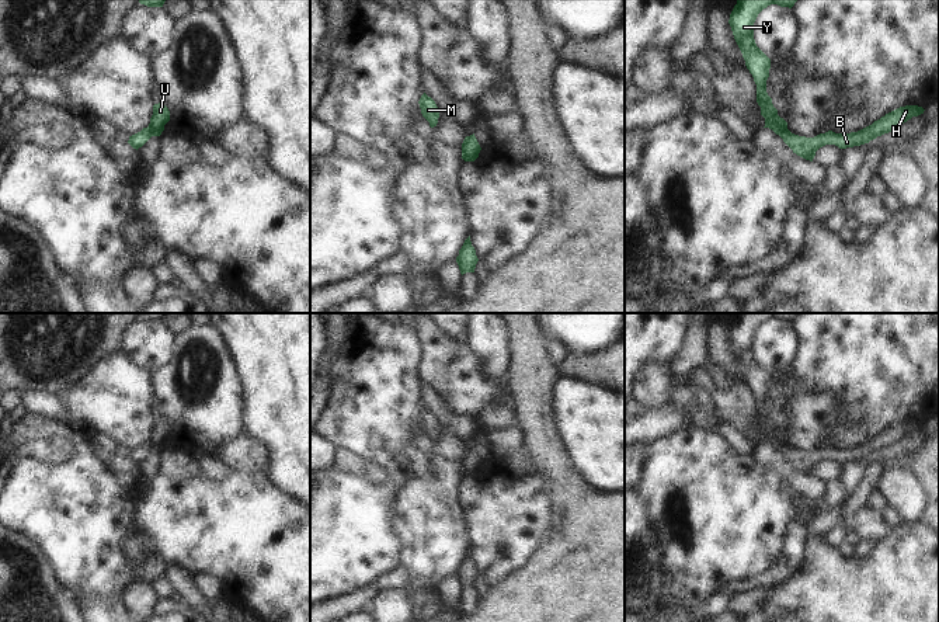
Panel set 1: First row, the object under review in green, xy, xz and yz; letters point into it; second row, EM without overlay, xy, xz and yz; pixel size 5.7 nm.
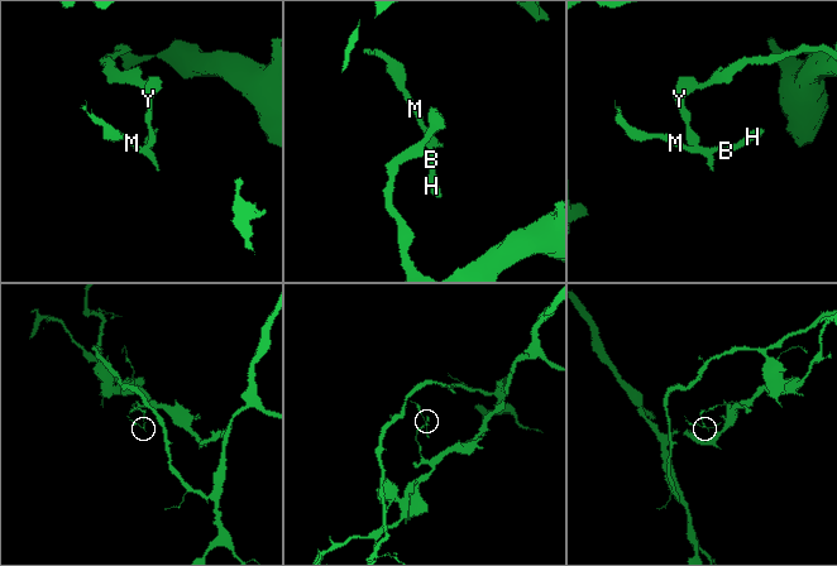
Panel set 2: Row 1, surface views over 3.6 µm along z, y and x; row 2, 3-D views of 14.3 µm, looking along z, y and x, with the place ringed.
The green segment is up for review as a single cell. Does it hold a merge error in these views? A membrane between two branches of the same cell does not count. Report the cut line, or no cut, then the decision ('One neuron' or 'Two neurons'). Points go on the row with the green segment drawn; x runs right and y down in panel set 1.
Split along yz (786, 127), (779, 135). Two neurons.

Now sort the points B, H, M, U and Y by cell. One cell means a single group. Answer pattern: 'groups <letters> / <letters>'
groups B H M / U Y

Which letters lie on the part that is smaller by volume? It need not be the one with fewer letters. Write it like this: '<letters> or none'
B, H, M.

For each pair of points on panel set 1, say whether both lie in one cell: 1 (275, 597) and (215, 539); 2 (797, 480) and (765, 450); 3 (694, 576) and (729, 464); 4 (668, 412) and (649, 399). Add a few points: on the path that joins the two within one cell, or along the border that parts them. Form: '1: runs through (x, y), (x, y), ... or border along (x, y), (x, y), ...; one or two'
1: runs through (260, 581), (230, 552); one
2: runs through (789, 473), (774, 458); one
3: runs through (705, 548), (717, 524), (717, 492); one
4: border along (668, 399), (646, 412); two

